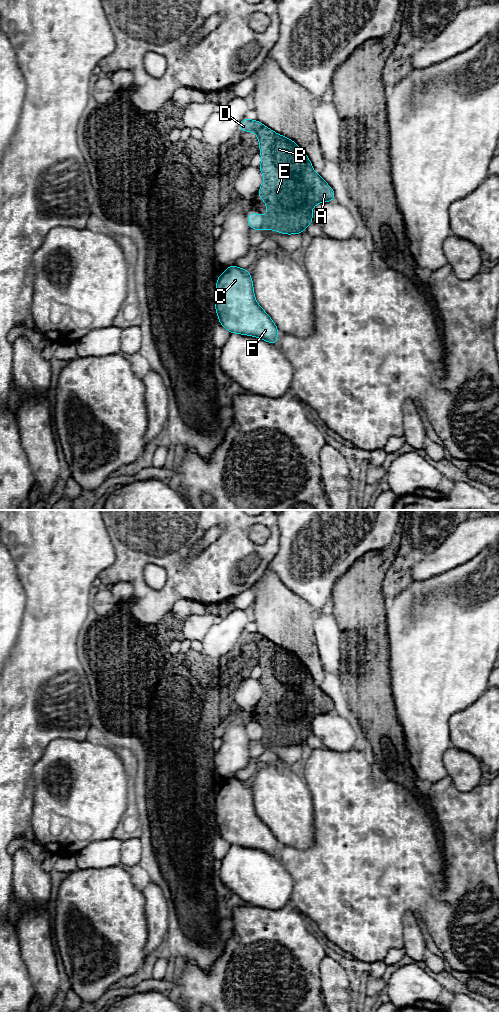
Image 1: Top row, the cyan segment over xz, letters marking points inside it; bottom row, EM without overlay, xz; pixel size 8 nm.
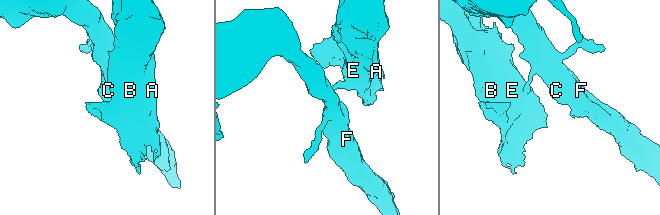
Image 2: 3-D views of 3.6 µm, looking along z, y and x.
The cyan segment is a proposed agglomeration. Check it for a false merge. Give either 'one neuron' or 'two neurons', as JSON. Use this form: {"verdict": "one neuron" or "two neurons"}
{"verdict": "two neurons"}

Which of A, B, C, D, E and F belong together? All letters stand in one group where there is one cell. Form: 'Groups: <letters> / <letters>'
Groups: A B D E / C F

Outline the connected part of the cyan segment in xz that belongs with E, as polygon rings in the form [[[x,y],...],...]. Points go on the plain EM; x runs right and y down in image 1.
[[[245,630],[239,640],[243,644],[254,644],[259,651],[259,666],[262,668],[259,681],[263,686],[264,694],[257,707],[267,718],[262,741],[288,747],[302,745],[313,734],[313,719],[321,714],[335,712],[334,702],[313,682],[304,663],[289,650],[275,645],[257,632]]]

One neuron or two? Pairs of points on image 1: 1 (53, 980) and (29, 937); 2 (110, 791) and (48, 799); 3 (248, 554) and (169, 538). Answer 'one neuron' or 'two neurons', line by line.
1: one neuron
2: one neuron
3: one neuron

